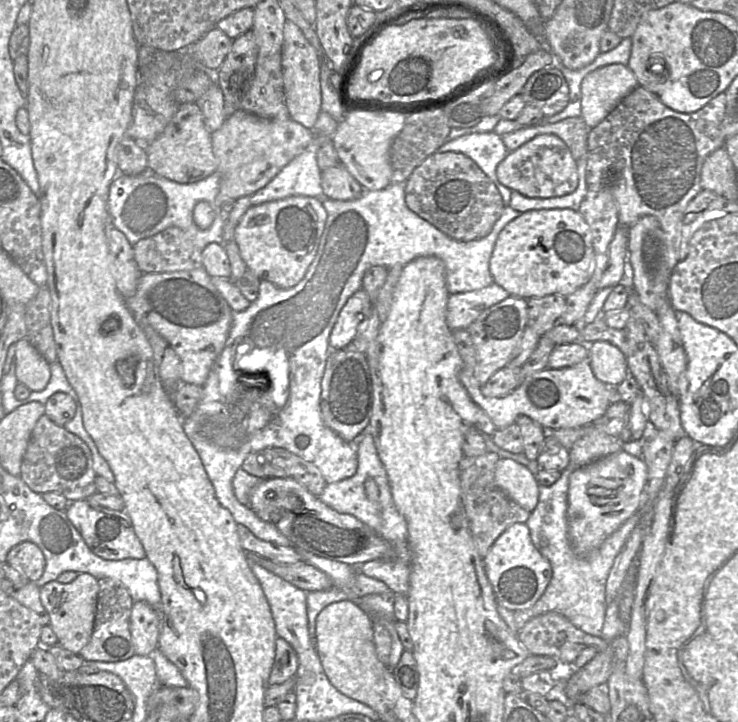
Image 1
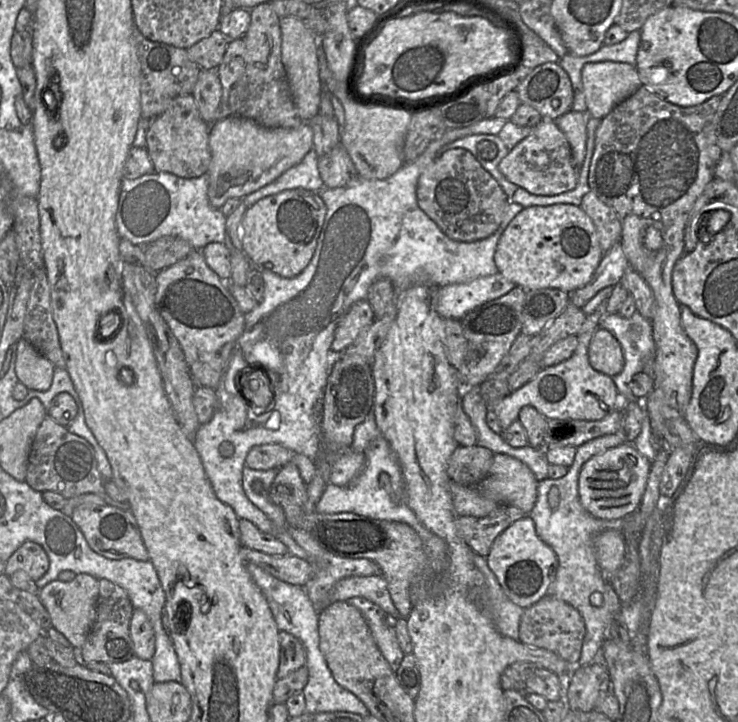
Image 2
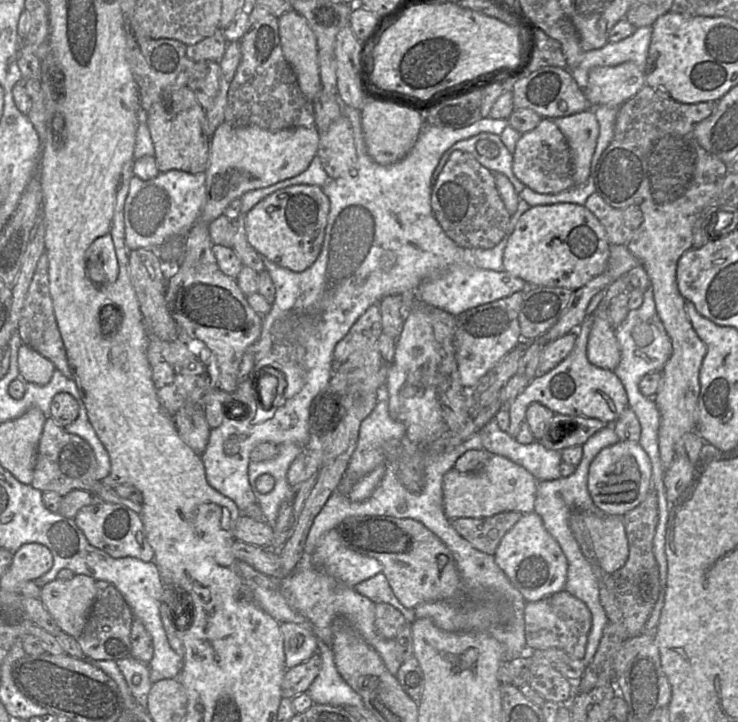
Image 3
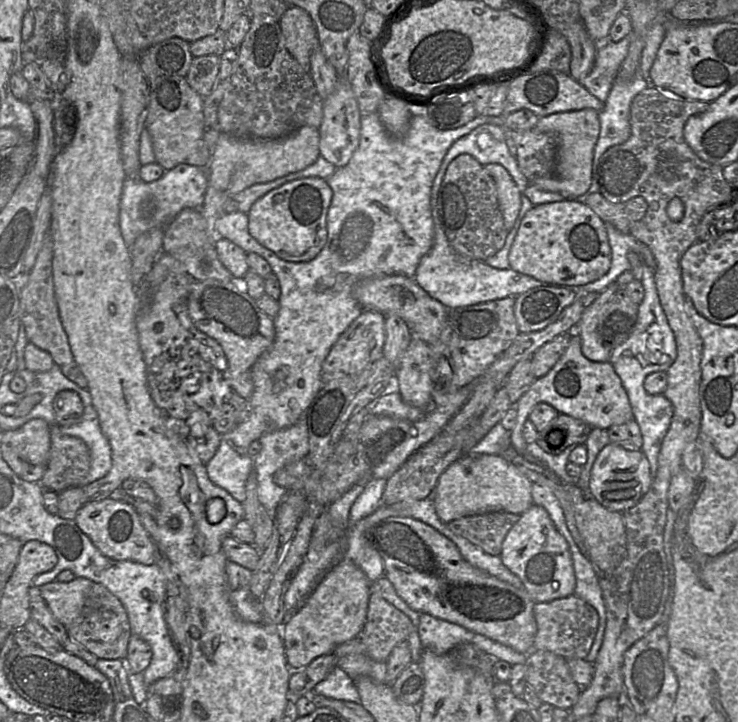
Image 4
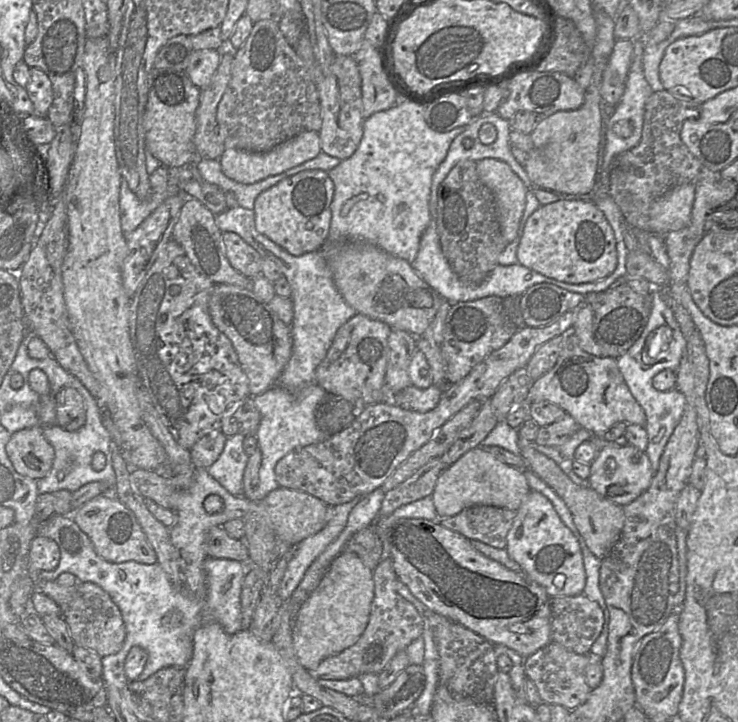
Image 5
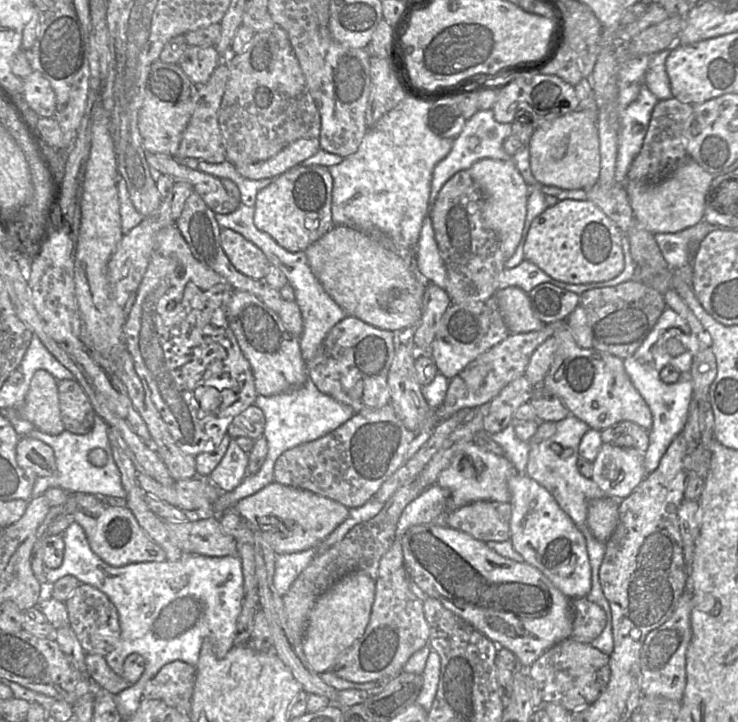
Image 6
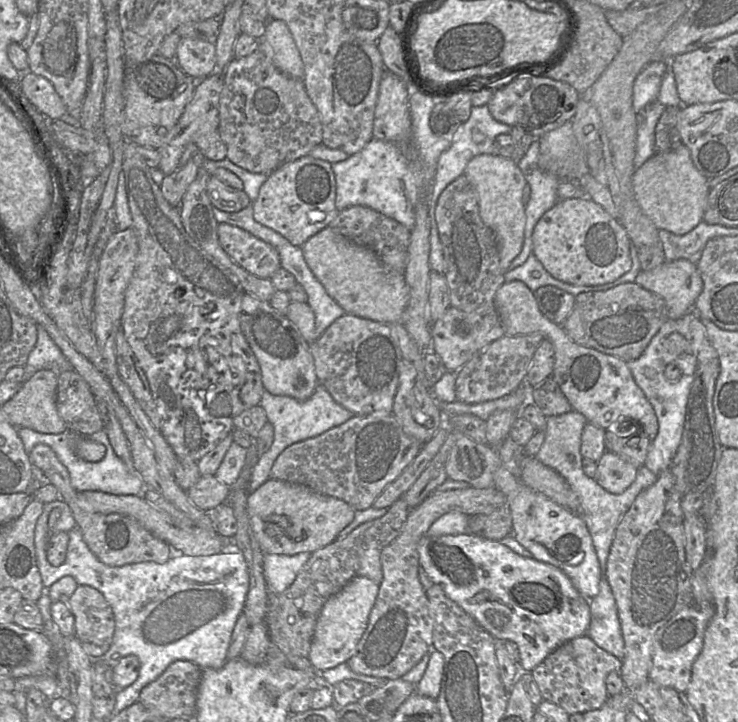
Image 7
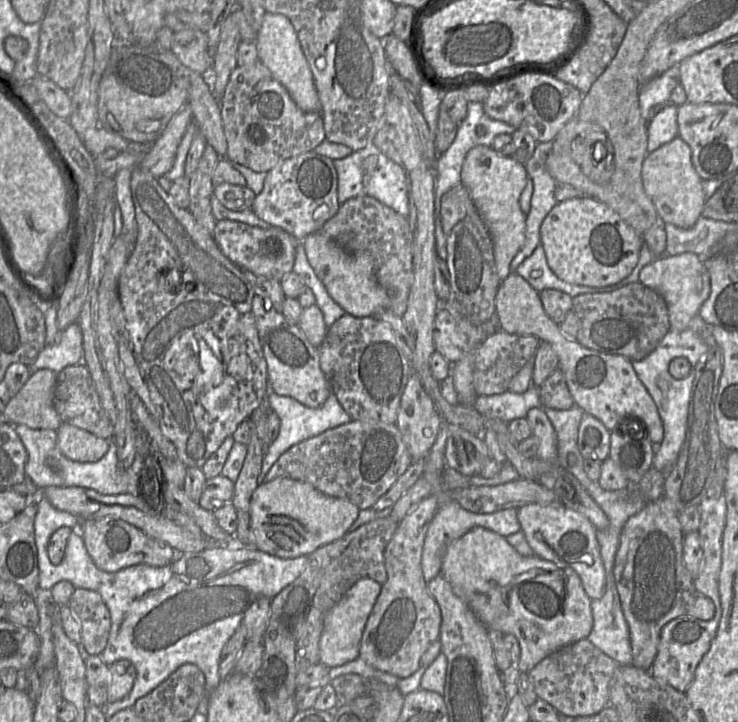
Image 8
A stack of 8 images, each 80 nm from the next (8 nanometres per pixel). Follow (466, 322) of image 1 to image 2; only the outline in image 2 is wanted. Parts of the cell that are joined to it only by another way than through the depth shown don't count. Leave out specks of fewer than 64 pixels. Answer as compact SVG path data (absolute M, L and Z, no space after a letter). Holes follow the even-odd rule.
M501 273L433 289L433 306L444 319L461 320L472 310L508 294L516 285Z

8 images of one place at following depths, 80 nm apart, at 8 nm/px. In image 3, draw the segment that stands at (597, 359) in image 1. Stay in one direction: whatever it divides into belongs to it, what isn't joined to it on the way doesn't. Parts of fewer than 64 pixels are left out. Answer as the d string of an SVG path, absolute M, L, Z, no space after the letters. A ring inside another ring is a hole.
M597 310L595 313L588 338L587 358L594 366L611 371L620 363L621 351L608 310Z

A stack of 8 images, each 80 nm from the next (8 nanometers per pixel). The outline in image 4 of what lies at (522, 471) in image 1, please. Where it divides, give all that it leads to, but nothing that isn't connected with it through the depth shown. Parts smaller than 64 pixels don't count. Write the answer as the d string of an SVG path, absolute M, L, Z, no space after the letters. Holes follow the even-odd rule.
M501 454L463 455L440 475L434 489L437 515L444 522L489 512L521 515L533 504L532 482Z

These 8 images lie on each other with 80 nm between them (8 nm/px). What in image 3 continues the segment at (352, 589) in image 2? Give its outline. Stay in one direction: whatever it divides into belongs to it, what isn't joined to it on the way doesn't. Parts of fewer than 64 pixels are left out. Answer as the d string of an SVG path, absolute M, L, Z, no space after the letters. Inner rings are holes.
M381 572L375 576L362 581L354 586L354 590L367 597L370 601L390 604L403 614L408 624L412 624L416 619L414 609L405 608L394 595L387 578Z

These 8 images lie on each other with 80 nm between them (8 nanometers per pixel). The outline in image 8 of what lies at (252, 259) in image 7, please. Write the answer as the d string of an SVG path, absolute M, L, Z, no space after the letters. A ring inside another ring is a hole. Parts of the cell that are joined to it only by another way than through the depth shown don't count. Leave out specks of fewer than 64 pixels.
M227 219L216 221L213 237L221 252L232 263L256 276L277 281L292 272L296 247L300 243L278 227L262 229Z

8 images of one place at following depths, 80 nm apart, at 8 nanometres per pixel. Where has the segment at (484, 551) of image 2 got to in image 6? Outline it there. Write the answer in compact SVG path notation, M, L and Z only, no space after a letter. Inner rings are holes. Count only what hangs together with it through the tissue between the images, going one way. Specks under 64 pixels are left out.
M477 501L450 511L445 525L483 542L510 538L510 502Z

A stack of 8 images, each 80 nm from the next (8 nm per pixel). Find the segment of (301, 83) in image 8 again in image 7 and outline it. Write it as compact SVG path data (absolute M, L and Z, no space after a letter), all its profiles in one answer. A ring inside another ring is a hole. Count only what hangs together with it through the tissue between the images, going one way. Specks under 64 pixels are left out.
M270 19L261 40L270 48L270 58L284 74L303 80L304 65L294 38L285 22Z

